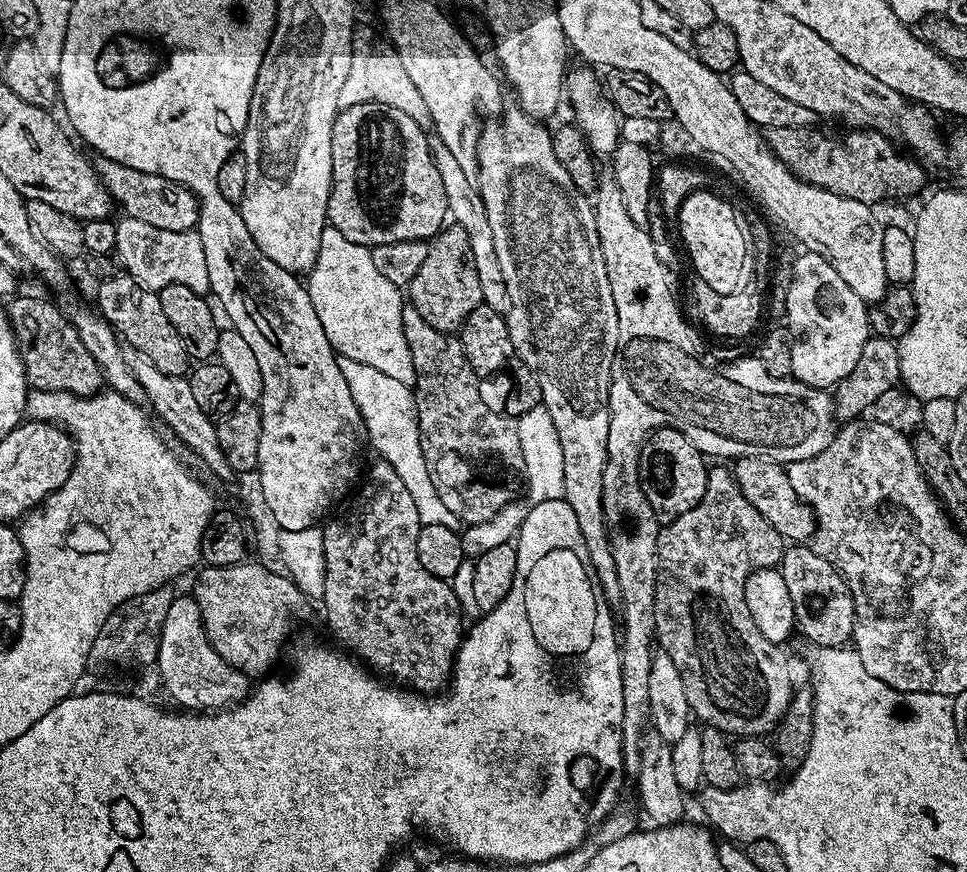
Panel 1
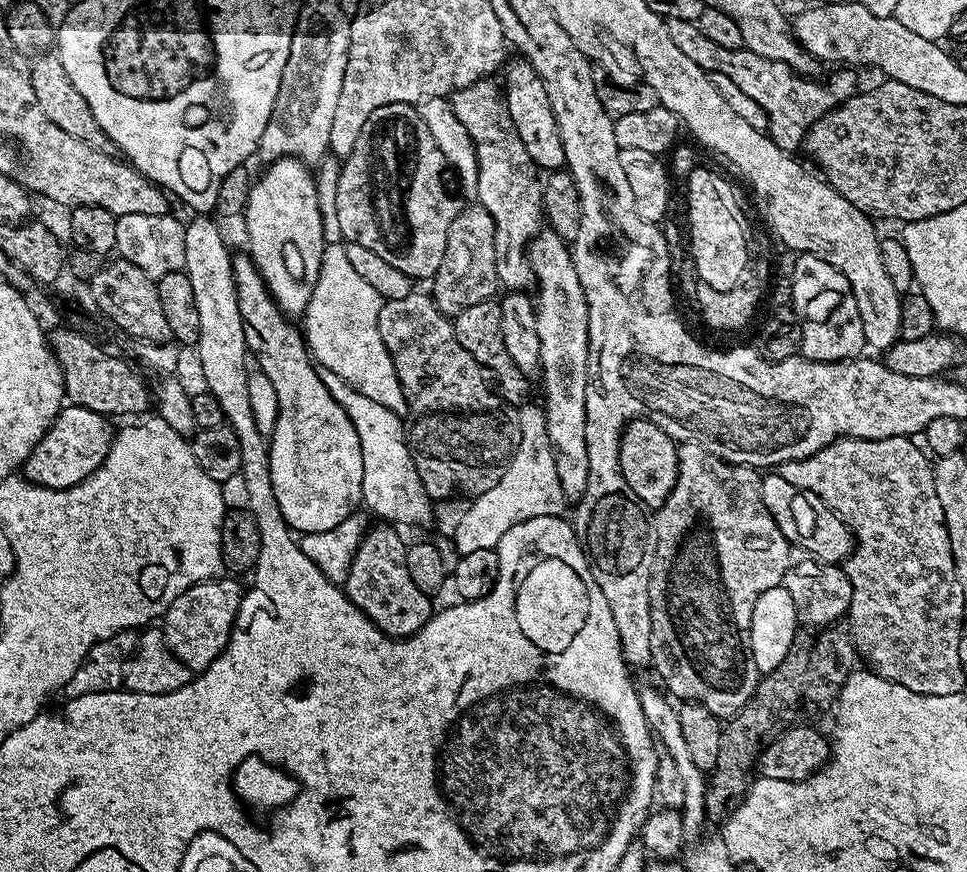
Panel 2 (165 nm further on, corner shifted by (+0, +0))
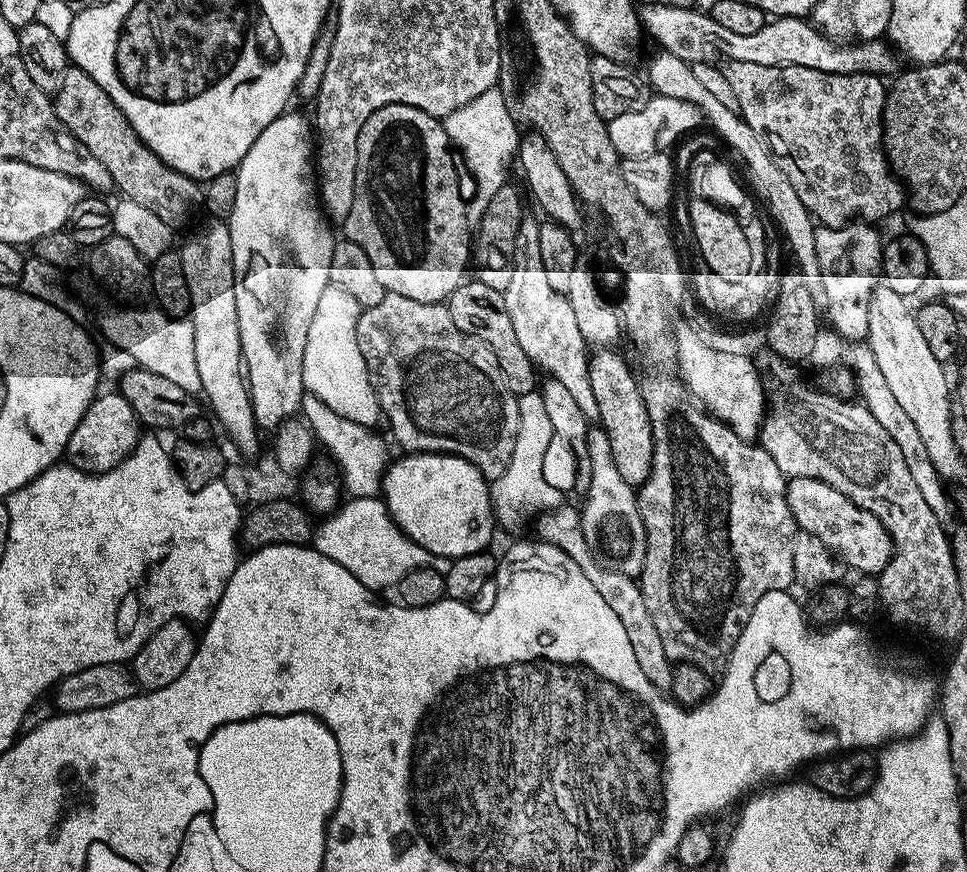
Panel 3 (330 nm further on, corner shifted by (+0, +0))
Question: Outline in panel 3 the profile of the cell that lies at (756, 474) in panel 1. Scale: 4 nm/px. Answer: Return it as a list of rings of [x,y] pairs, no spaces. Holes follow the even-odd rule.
[[[794,476],[787,481],[784,499],[801,533],[818,538],[849,569],[856,574],[878,574],[892,560],[894,545],[886,526],[870,510],[862,510],[846,494],[834,490],[826,482],[809,476]]]

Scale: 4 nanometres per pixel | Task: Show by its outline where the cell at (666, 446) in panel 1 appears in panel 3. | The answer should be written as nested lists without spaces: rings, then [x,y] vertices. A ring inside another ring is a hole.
[[[604,346],[588,357],[590,390],[594,390],[594,402],[598,402],[598,424],[610,442],[610,454],[614,454],[614,466],[628,484],[639,486],[646,482],[654,458],[654,434],[650,426],[650,414],[640,393],[637,373],[611,347]]]

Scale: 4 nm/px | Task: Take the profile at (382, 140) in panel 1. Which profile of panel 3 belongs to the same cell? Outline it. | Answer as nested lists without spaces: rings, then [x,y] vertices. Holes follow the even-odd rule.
[[[391,104],[390,106],[382,106],[378,110],[374,110],[374,114],[370,114],[370,118],[366,118],[366,122],[362,126],[362,130],[358,134],[358,142],[356,143],[356,173],[354,174],[354,202],[350,205],[350,214],[342,222],[342,228],[344,228],[343,235],[350,242],[354,242],[358,246],[362,246],[362,250],[366,250],[366,258],[370,258],[370,266],[374,266],[374,274],[378,278],[378,282],[382,282],[385,293],[393,292],[394,294],[402,294],[402,298],[414,298],[414,302],[426,302],[427,304],[444,304],[448,297],[452,295],[452,292],[459,284],[463,284],[466,279],[466,273],[470,268],[470,257],[474,252],[474,236],[470,231],[469,224],[467,222],[467,210],[466,196],[460,193],[460,180],[456,177],[456,164],[452,161],[452,156],[448,153],[450,149],[450,141],[447,136],[447,132],[444,129],[443,123],[437,117],[426,114],[422,110],[418,110],[414,106],[406,106],[405,104]]]

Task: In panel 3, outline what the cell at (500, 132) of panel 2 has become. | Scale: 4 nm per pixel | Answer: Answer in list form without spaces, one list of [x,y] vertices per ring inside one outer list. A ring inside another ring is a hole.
[[[525,218],[520,222],[518,238],[514,242],[512,251],[512,273],[510,274],[510,286],[506,286],[504,291],[504,301],[506,302],[506,314],[510,314],[510,322],[514,326],[514,334],[518,334],[518,342],[522,345],[522,350],[532,359],[541,373],[546,373],[551,379],[562,382],[570,395],[578,402],[578,406],[589,422],[599,421],[598,402],[594,402],[594,390],[590,390],[590,378],[588,377],[588,357],[590,348],[587,348],[586,338],[580,332],[580,316],[576,311],[575,304],[568,299],[567,295],[554,286],[550,286],[550,278],[546,278],[546,270],[542,266],[542,253],[538,247],[540,224]]]

